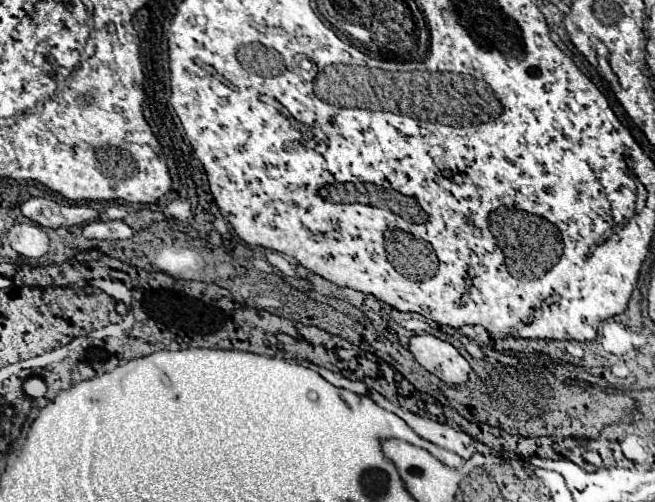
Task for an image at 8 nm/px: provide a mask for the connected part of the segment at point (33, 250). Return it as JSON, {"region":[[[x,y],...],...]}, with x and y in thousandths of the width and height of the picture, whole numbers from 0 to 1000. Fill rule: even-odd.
{"region":[[[21,446],[12,458],[12,478],[18,494],[40,514],[61,514],[76,494],[73,466],[52,446]]]}

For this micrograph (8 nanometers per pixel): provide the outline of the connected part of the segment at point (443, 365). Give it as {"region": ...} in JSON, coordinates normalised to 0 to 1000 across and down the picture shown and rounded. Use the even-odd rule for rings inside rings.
{"region":[[[660,665],[629,669],[626,701],[641,729],[681,765],[708,765],[711,749],[718,745],[718,725],[708,717],[708,709],[687,681],[678,681]]]}

